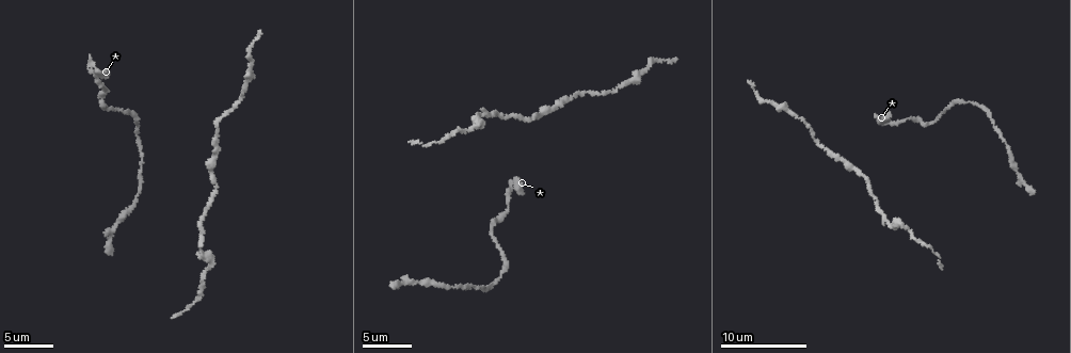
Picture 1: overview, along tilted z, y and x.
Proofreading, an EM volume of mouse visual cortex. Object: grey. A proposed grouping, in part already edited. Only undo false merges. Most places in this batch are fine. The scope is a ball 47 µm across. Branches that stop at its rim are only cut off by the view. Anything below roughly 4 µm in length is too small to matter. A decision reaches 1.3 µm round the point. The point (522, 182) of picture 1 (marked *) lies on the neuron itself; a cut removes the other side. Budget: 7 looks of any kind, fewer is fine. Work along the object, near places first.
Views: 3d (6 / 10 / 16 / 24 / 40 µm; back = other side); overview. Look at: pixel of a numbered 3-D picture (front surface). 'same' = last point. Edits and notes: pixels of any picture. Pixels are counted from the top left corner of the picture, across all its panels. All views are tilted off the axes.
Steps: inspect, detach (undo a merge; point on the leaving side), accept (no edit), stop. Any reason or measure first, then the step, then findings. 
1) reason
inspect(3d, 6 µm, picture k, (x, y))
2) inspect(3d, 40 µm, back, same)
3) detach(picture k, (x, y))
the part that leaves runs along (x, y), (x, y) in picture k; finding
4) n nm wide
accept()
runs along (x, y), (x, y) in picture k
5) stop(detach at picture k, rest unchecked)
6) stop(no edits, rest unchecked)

sudden change in width
inspect(3d, 10 µm, picture 1, (90, 66))

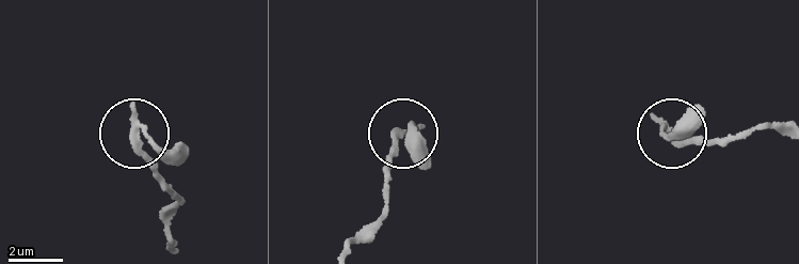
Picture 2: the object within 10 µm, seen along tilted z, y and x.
inspect(3d, 10 µm, back, picture 2, (137, 132))

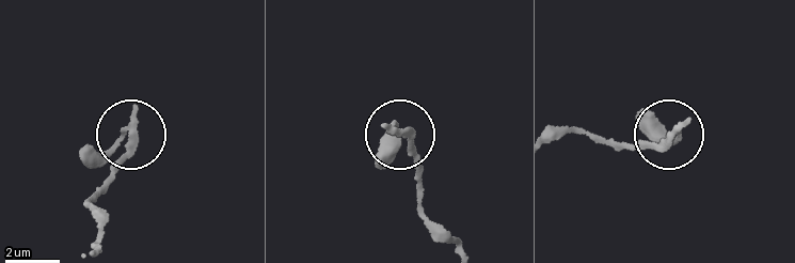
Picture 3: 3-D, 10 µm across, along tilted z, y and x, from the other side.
230 nm wide
accept()
continuous, no second neuron

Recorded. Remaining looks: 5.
a narrow waist
inspect(3d, 10 µm, picture 1, (501, 278))

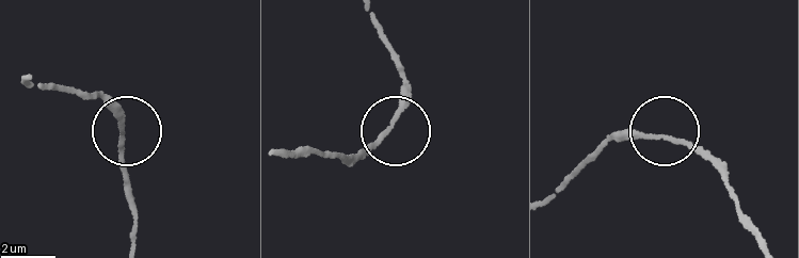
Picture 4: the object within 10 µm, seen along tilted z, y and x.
inspect(3d, 6 µm, picture 4, (388, 130))

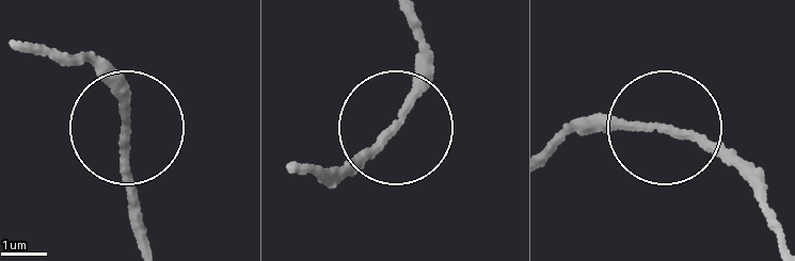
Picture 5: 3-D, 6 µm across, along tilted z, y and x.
accept()
runs along (409, 17), (419, 85), (388, 134), (334, 168) in picture 5; continuous, no second neuron

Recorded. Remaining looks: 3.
inspect(3d, 16 µm, picture 1, (818, 145))

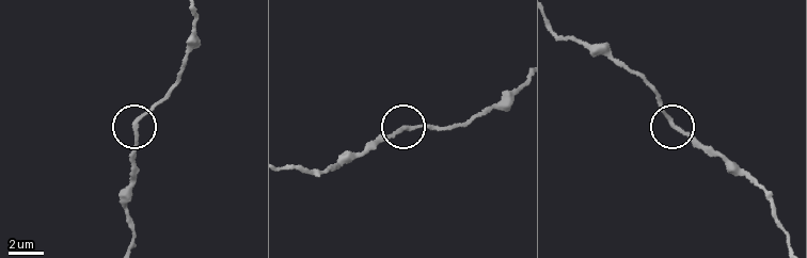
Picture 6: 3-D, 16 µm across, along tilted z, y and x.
inspect(3d, 6 µm, picture 6, (406, 129))

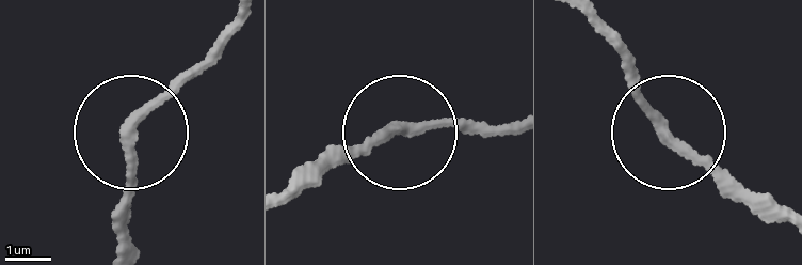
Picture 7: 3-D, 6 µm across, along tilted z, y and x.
240 nm wide
accept()
all the same neuron

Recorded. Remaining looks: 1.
calibre changes
inspect(3d, 10 µm, picture 1, (481, 116))

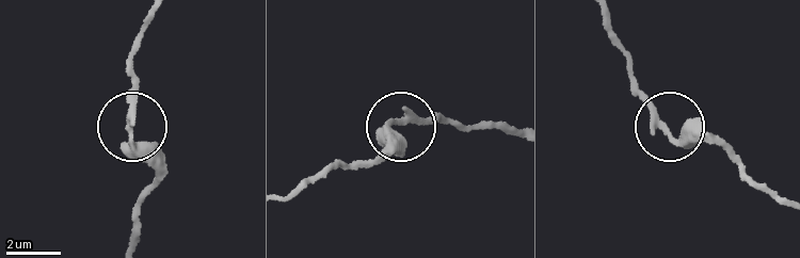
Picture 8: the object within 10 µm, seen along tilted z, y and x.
accept()
one neuron here

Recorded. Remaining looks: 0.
stop(no edits, rest unchecked)

